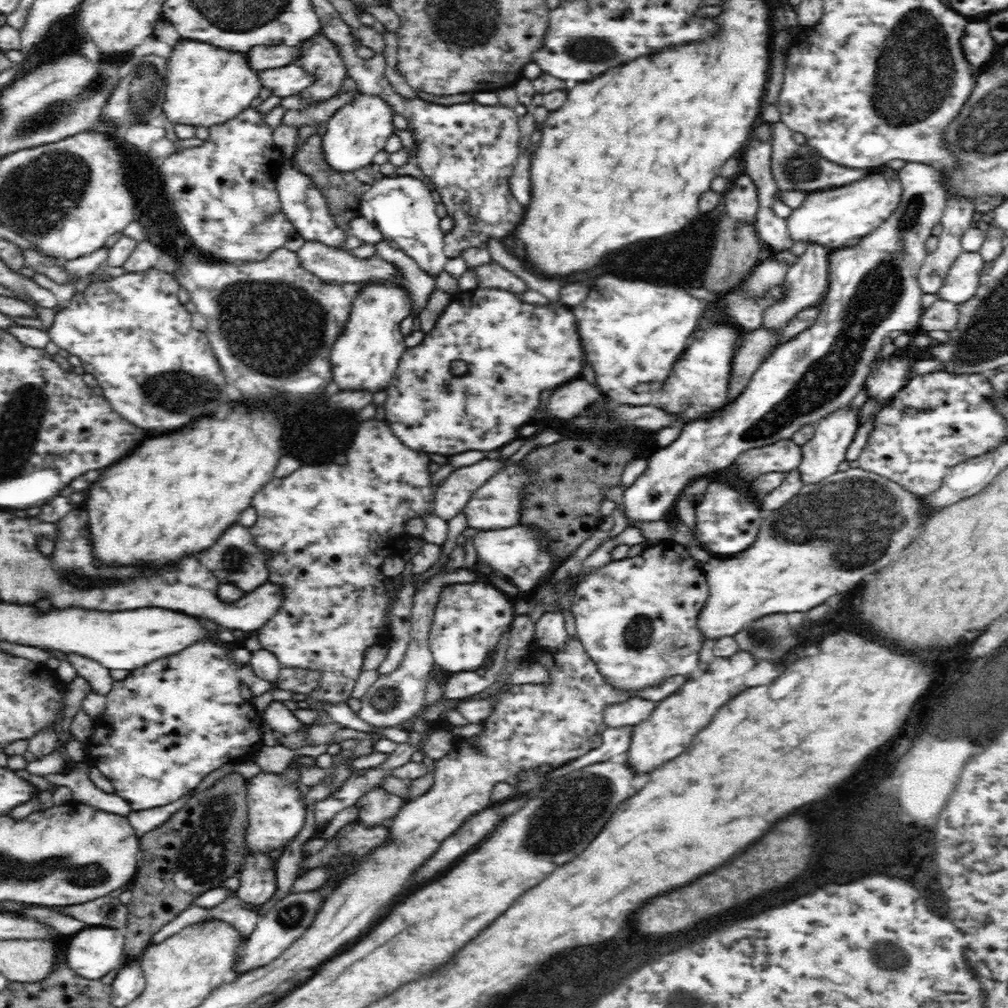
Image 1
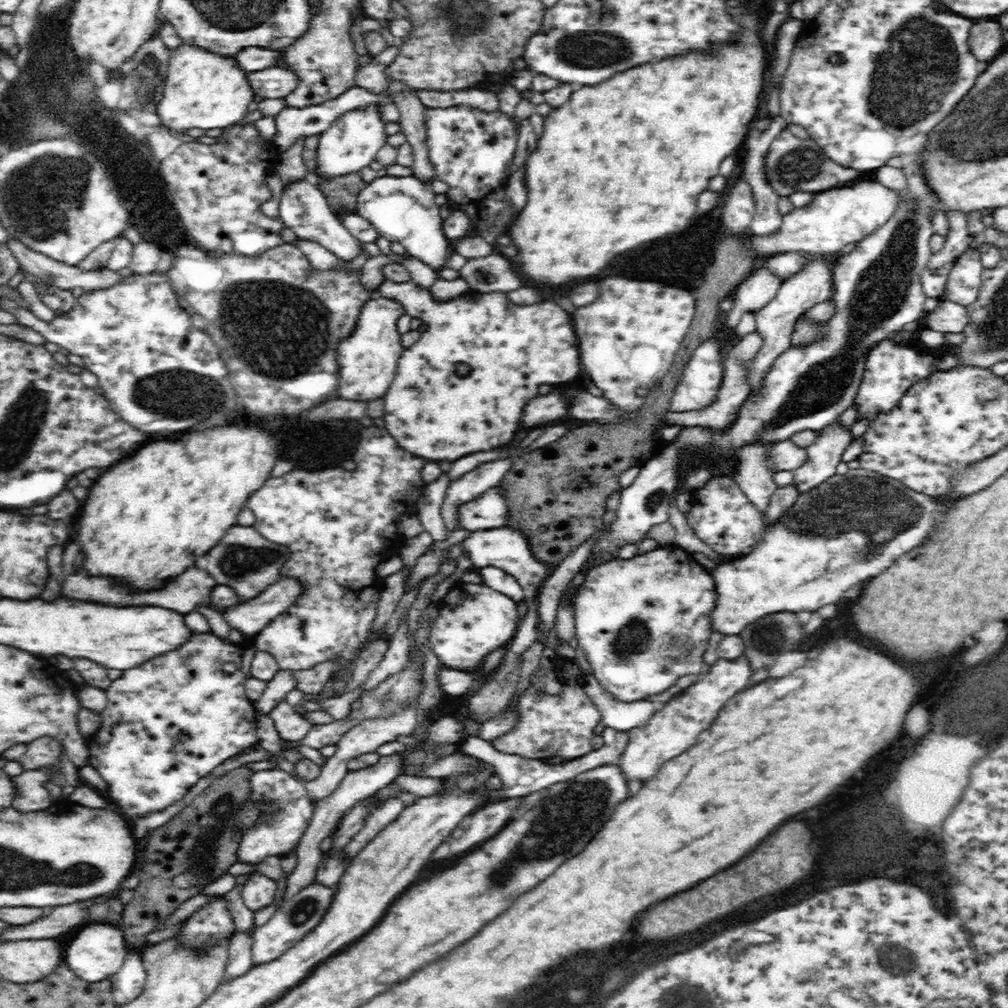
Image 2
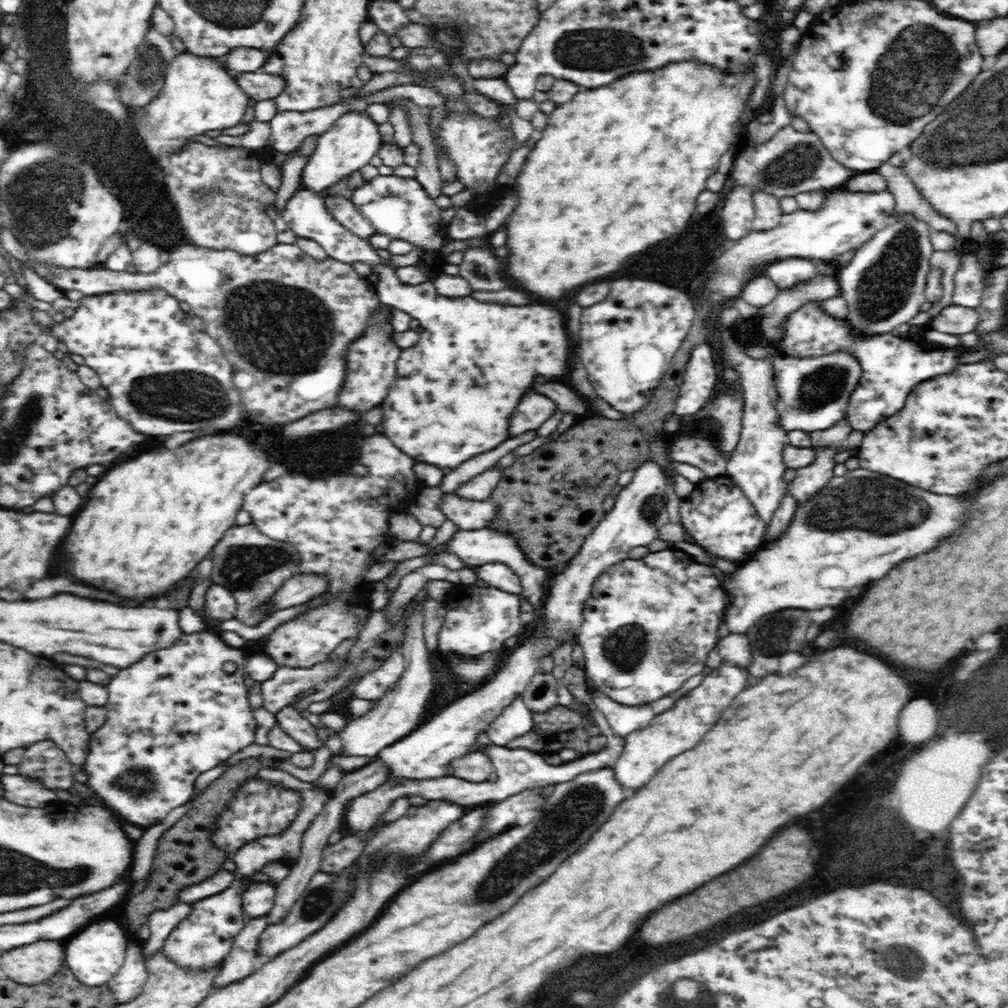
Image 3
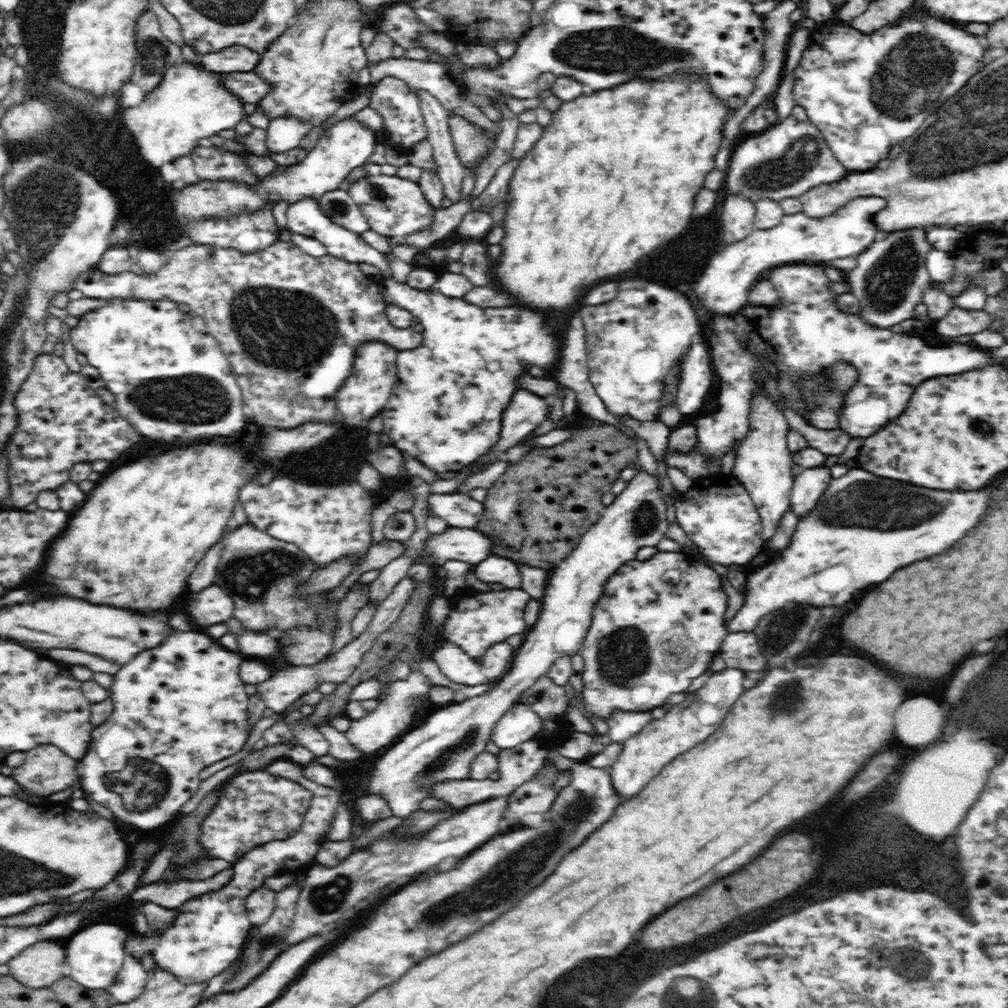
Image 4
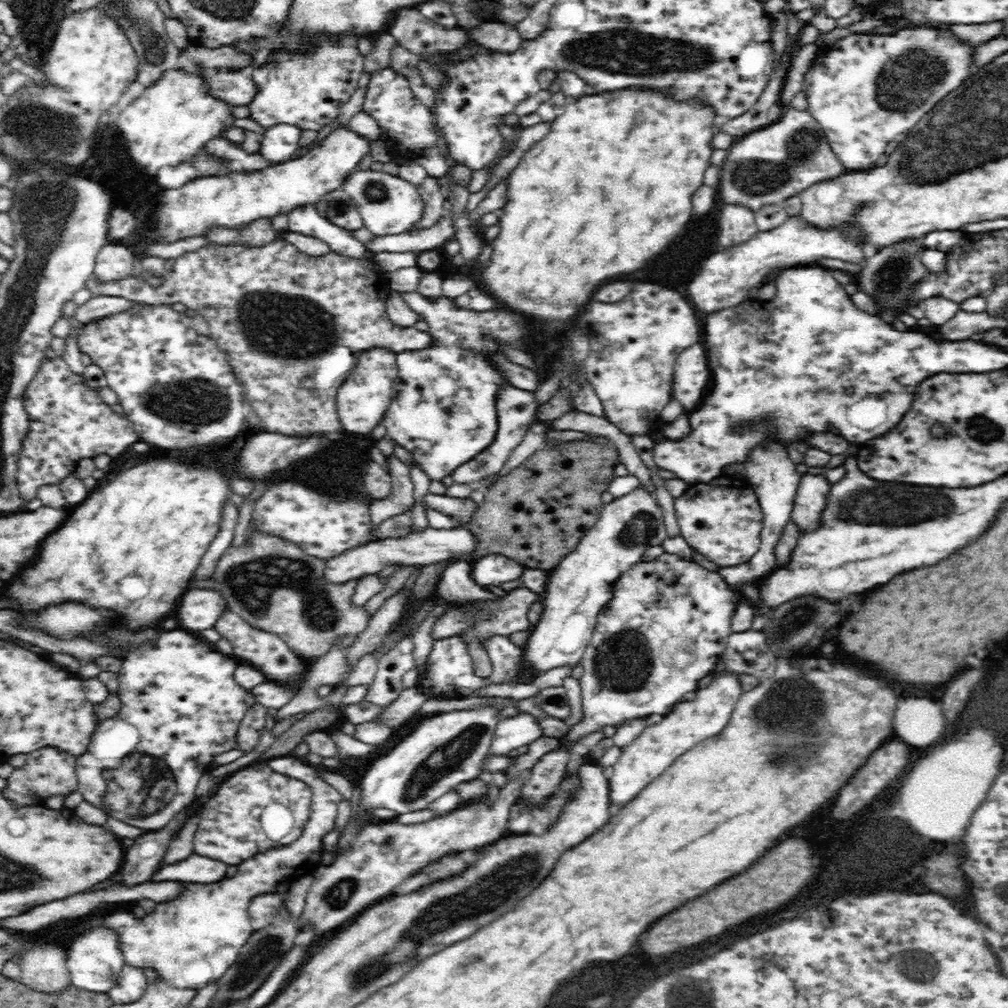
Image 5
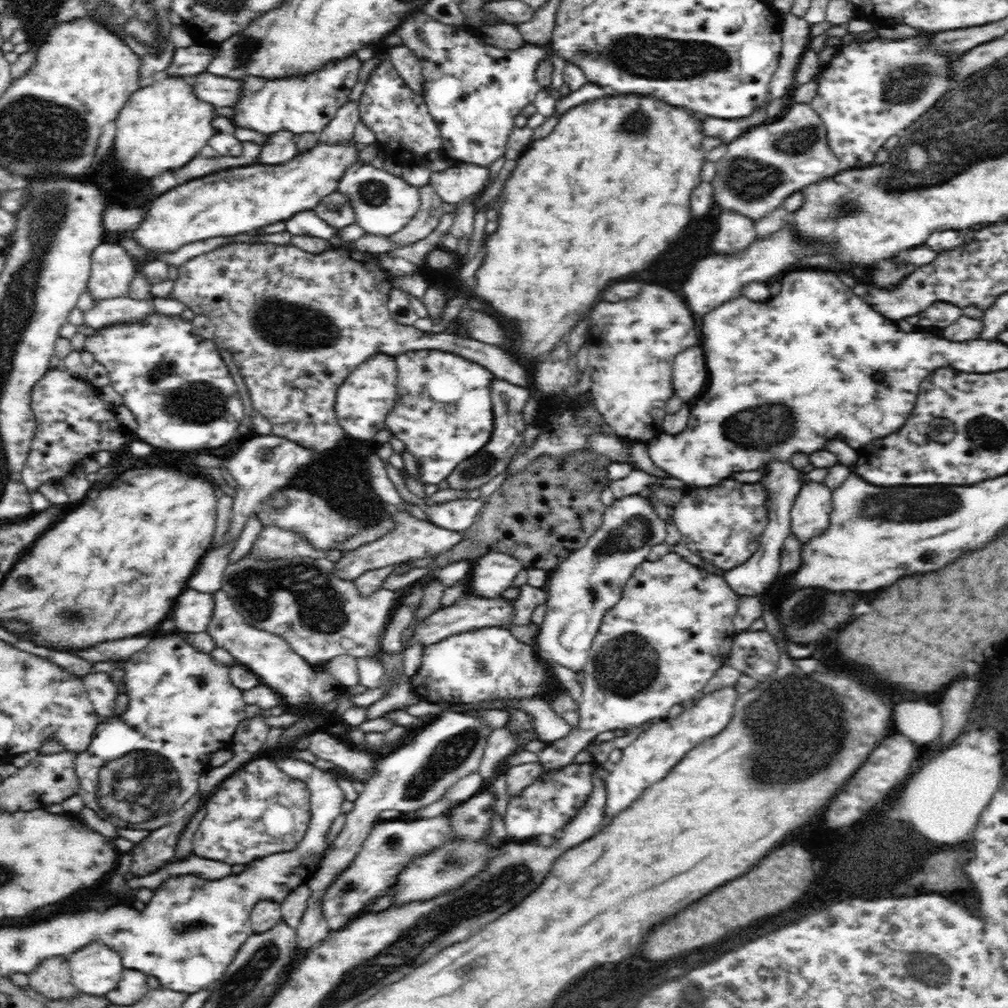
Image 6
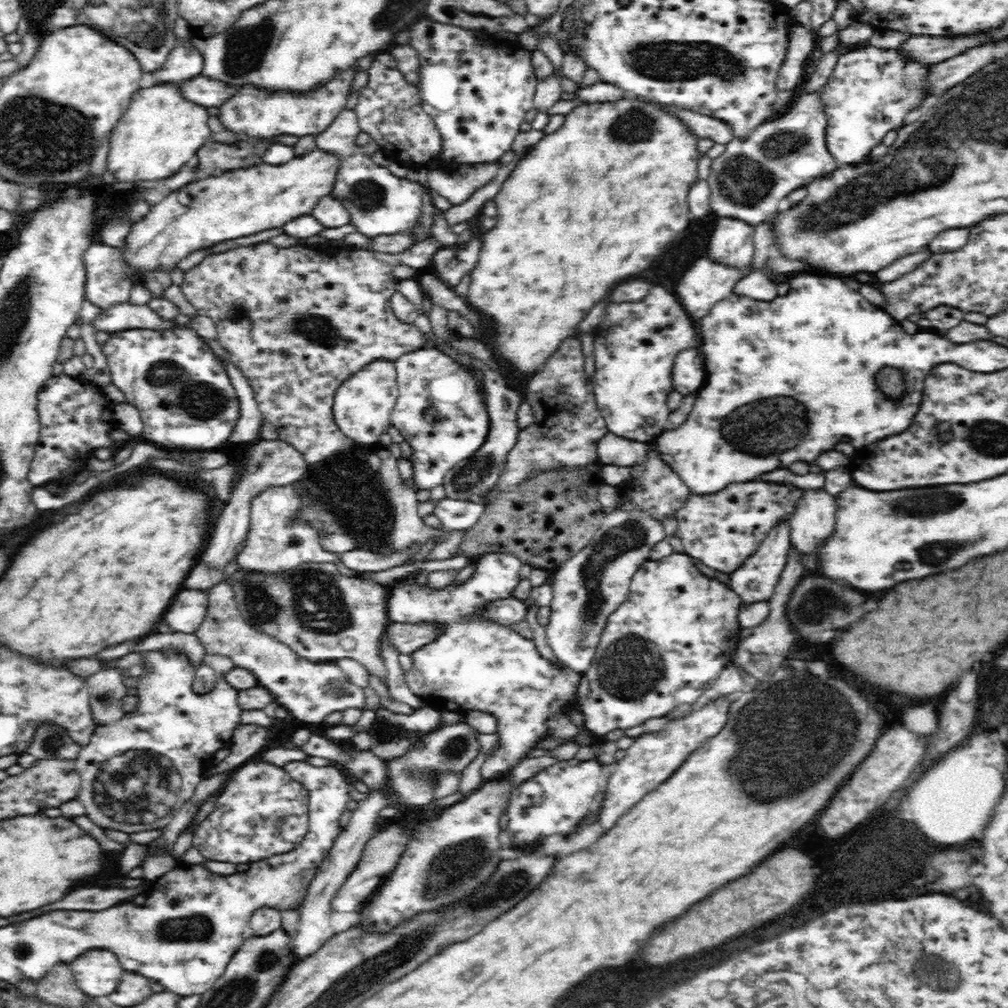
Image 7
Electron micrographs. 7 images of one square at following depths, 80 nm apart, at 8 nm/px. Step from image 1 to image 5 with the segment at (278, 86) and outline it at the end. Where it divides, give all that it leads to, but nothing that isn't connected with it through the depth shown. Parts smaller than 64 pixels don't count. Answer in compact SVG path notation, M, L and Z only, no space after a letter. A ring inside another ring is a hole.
M209 71L204 73L207 89L216 98L233 104L246 106L258 92L251 76L238 71Z

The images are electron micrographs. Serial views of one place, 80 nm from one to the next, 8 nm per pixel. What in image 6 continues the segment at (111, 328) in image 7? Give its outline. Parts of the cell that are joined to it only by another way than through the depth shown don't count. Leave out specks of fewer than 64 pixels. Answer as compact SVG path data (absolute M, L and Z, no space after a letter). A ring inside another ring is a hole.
M127 296L94 300L94 306L83 312L84 324L92 328L104 328L118 322L134 322L154 312L153 299L132 299Z

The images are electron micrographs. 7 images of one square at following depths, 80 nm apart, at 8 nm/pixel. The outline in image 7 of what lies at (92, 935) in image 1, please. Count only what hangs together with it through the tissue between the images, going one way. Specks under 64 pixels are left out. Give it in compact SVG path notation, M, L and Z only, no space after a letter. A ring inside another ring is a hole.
M108 949L86 950L69 964L76 986L93 998L113 993L125 971L119 958Z

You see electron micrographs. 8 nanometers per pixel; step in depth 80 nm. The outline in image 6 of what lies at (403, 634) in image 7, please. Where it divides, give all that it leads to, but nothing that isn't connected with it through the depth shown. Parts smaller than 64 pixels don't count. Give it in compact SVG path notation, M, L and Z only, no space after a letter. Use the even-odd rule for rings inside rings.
M465 594L464 597L460 597L453 605L444 609L440 608L430 618L422 619L422 622L416 626L416 632L411 636L411 645L415 643L435 644L449 636L470 632L470 630L478 630L484 628L484 626L506 626L511 622L515 614L512 610L512 600L504 599L501 596L478 598Z

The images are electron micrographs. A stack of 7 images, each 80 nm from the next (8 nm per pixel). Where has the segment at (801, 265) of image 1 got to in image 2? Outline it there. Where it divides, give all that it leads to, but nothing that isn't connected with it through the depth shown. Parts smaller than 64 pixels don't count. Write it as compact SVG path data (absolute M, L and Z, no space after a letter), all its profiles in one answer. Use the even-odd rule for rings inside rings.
M810 257L810 259L806 259L806 264L802 266L802 270L788 280L784 280L776 296L757 312L758 331L762 335L763 345L760 352L757 352L751 363L748 364L750 389L760 386L760 382L764 380L764 374L770 368L770 364L790 346L792 329L799 316L804 315L804 312L812 306L830 301L832 288L834 288L832 278L832 269L828 268L824 258Z

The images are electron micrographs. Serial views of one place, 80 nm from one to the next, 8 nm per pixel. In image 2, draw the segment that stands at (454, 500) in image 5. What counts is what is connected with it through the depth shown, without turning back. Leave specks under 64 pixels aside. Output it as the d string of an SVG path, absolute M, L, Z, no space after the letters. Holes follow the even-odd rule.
M501 482L482 492L478 498L459 506L459 524L470 531L506 527L508 502L500 492Z

